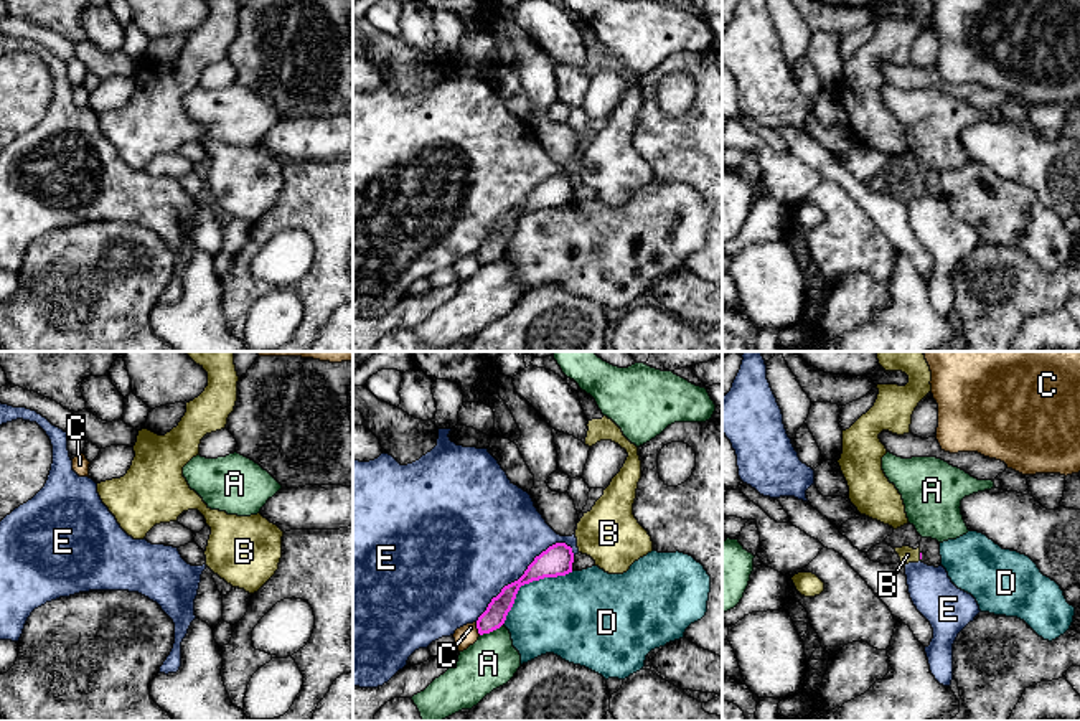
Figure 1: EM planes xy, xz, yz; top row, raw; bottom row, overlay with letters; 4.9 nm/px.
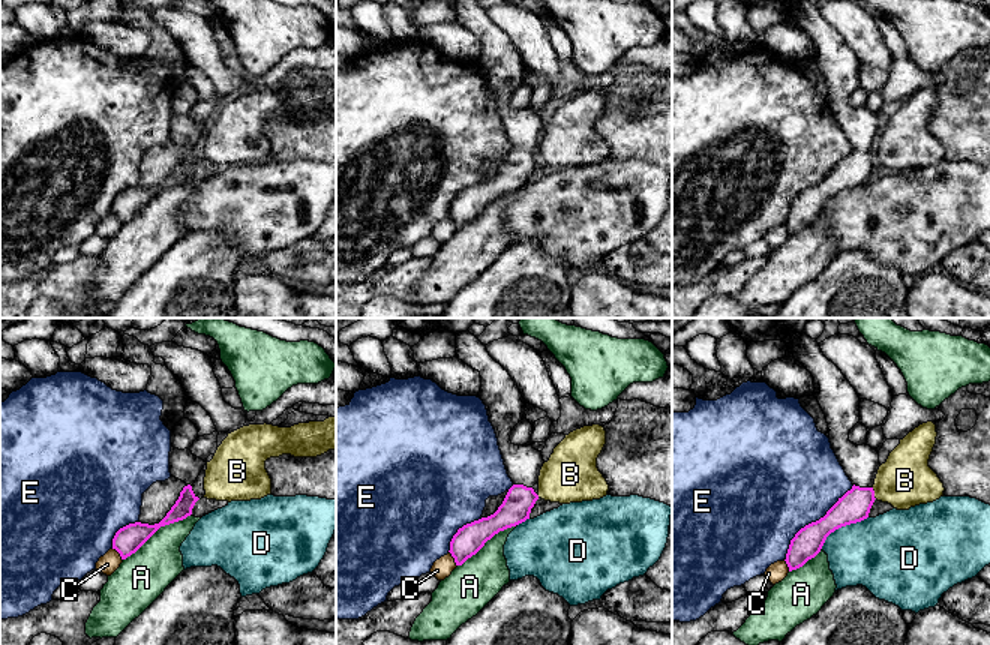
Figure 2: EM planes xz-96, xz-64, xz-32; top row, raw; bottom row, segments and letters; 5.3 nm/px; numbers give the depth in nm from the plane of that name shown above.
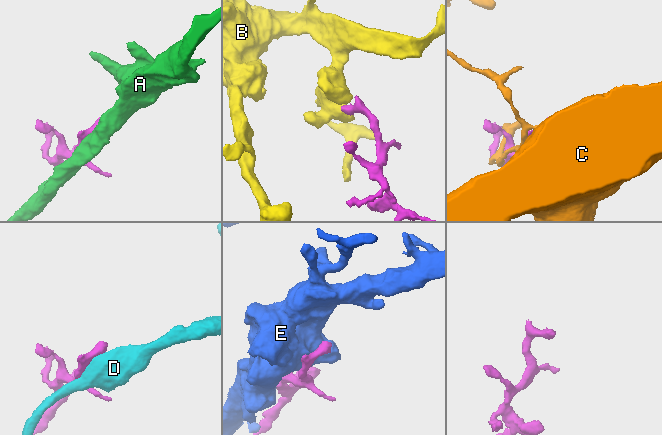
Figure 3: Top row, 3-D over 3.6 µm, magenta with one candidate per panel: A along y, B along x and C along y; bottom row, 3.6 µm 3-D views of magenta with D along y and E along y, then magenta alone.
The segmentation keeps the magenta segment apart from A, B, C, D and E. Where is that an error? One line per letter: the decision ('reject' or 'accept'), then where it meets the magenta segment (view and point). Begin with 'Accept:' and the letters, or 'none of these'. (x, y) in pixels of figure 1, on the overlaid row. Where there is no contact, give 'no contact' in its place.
Accept: none of these
A: reject | xz (490, 631)
B: reject | yz (920, 556)
C: reject | xz (477, 627)
D: reject | xz (528, 583)
E: reject | xz (525, 573)

